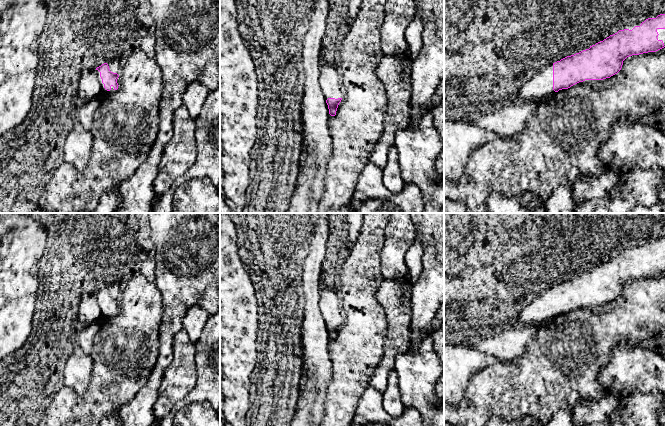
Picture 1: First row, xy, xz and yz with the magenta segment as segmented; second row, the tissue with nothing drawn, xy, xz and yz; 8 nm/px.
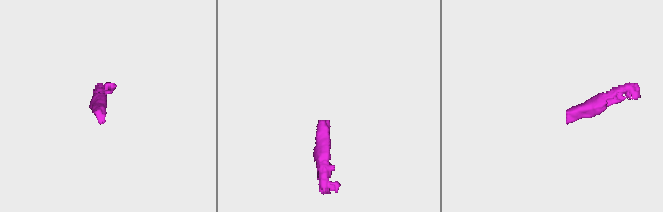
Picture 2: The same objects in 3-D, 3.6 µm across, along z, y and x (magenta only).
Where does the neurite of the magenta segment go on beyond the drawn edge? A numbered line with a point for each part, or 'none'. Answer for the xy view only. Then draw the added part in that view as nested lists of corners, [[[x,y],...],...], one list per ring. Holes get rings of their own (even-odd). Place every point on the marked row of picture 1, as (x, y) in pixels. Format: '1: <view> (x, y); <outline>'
1: xy (104, 92); [[[96,70],[96,75],[97,75],[97,78],[98,78],[100,84],[101,84],[101,88],[102,88],[101,95],[109,95],[109,94],[112,94],[113,92],[116,91],[113,86],[111,86],[111,90],[110,90],[110,91],[107,91],[107,90],[104,88],[104,84],[102,83],[102,79],[101,79],[101,77],[100,77],[100,72],[99,72],[98,70]]]

